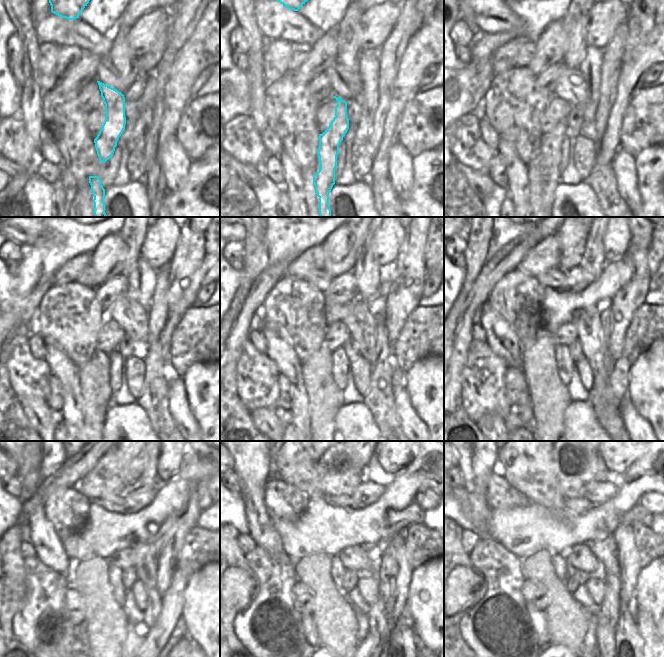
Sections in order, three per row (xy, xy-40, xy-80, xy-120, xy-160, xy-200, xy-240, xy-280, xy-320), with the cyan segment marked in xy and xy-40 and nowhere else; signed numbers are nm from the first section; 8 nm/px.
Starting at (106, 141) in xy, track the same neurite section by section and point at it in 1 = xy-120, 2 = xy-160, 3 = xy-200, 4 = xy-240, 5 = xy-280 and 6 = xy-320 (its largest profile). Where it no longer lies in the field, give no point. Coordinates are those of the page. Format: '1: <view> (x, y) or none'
1: xy-120 (102, 405)
2: xy-160 (328, 407)
3: xy-200 (554, 407)
4: xy-240 (112, 625)
5: xy-280 (337, 631)
6: xy-320 (568, 621)

